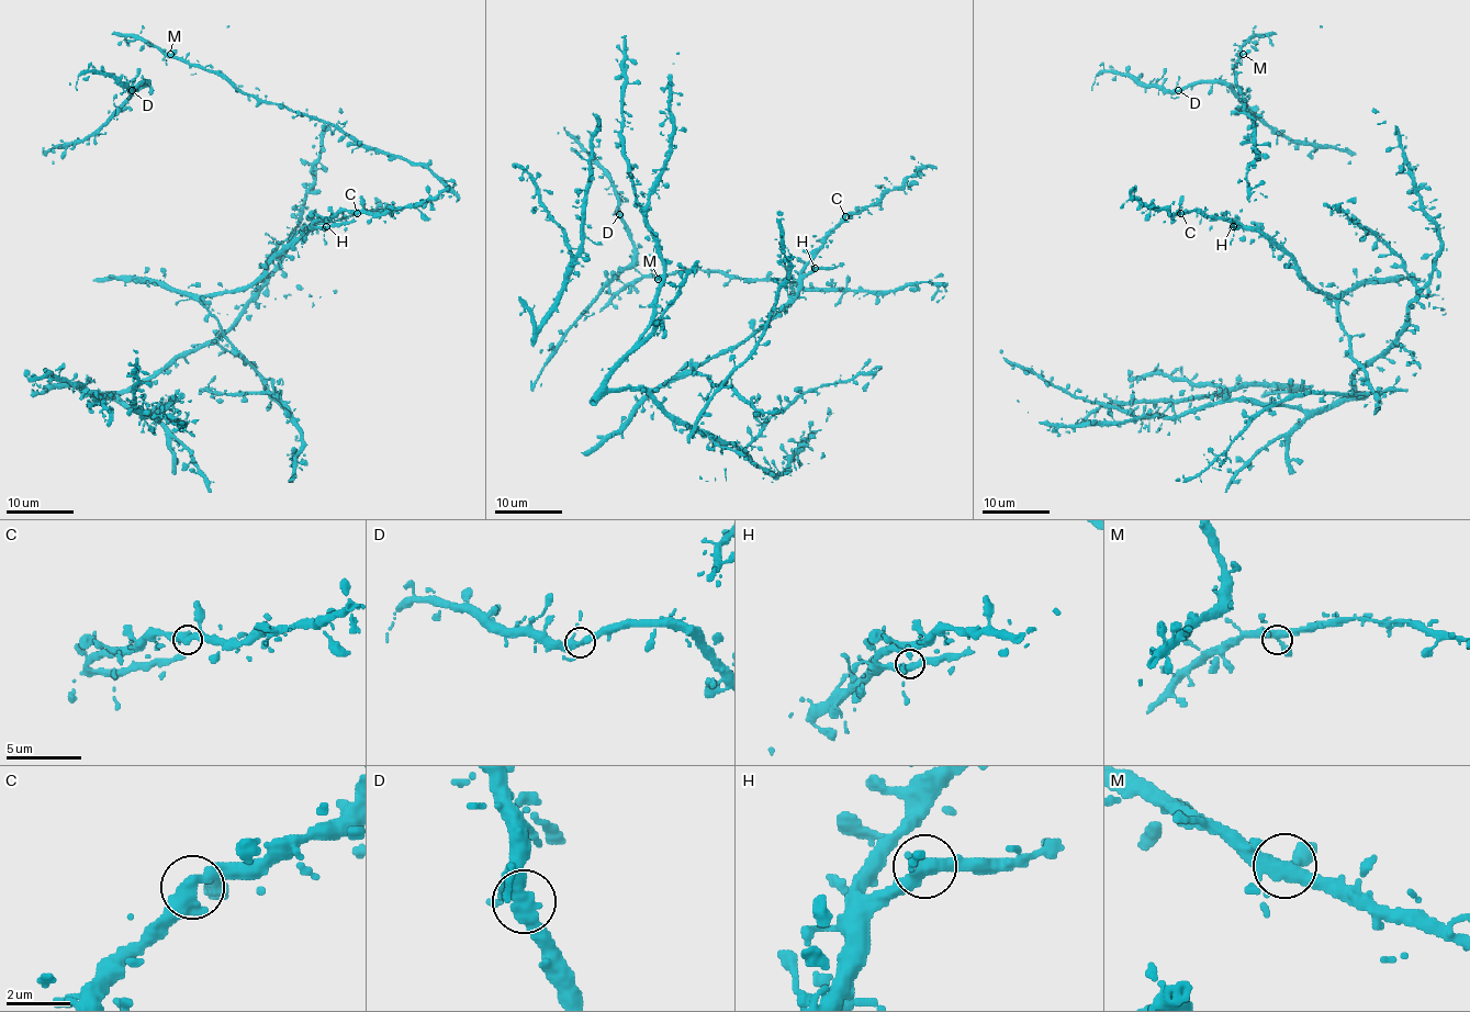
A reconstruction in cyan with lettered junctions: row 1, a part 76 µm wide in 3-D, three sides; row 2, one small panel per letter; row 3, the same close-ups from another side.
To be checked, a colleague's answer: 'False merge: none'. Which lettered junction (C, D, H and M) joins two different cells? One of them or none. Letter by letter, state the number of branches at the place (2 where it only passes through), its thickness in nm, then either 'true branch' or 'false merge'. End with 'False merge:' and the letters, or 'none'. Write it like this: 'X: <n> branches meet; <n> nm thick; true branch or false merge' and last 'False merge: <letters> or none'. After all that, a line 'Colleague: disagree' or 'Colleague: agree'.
C: 3 branches meet; 380 nm thick; true branch
D: 3 branches meet; 360 nm thick; true branch
H: 3 branches meet; 360 nm thick; true branch
M: 3 branches meet; 360 nm thick; true branch
False merge: none
Colleague: agree

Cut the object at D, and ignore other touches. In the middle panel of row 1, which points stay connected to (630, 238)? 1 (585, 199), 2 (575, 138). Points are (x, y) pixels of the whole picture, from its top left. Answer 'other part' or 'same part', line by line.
1: same part
2: other part

